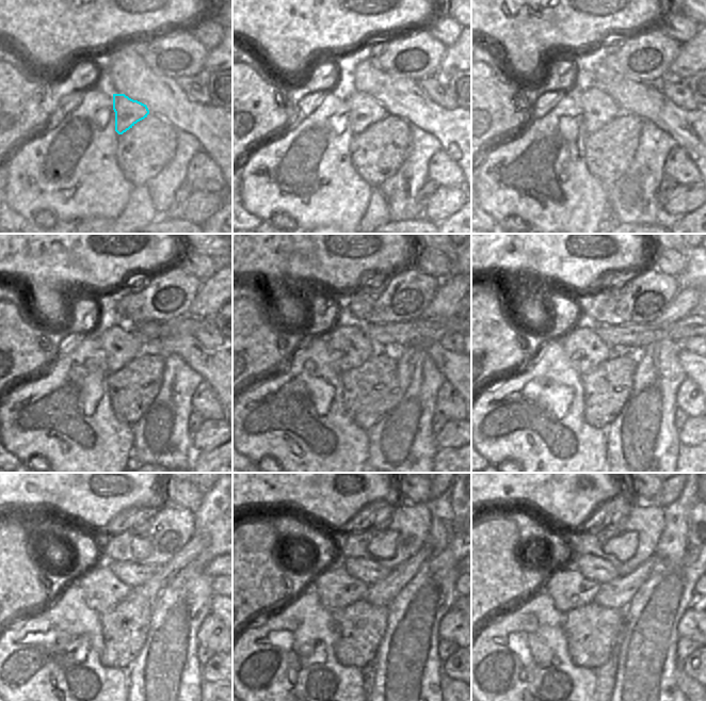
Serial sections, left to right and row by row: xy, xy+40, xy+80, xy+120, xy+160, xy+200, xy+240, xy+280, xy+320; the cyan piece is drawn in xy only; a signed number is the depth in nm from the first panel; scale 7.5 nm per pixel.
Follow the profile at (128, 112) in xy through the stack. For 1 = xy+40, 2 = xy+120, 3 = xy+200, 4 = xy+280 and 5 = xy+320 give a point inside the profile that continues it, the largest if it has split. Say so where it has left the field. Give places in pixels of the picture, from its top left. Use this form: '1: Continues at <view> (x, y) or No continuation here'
1: Continues at xy+40 (365, 110)
2: Continues at xy+120 (116, 337)
3: Continues at xy+200 (584, 350)
4: Continues at xy+280 (337, 589)
5: Continues at xy+320 (568, 589)

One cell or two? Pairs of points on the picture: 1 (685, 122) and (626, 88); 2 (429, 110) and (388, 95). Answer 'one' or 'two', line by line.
1: one
2: one

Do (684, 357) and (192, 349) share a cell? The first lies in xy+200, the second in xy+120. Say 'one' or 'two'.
one

